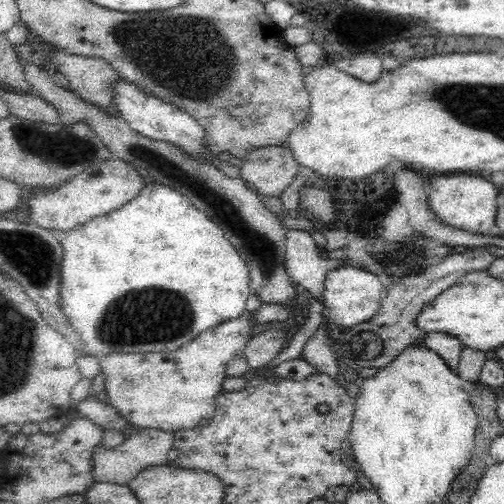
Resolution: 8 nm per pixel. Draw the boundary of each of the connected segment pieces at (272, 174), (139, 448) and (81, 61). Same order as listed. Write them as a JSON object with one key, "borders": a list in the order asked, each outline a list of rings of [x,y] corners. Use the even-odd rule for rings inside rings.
{"borders":[[[[288,146],[252,150],[243,160],[240,176],[256,194],[279,197],[298,175],[299,164]]],[[[155,428],[141,429],[139,433],[134,433],[124,442],[115,447],[106,447],[104,443],[96,445],[91,452],[91,473],[96,483],[114,483],[117,485],[128,485],[142,470],[152,466],[166,465],[168,462],[167,454],[173,446],[173,432],[163,431]]],[[[55,47],[52,48],[55,50],[53,62],[57,66],[60,75],[62,75],[62,80],[67,84],[68,89],[75,92],[84,102],[97,106],[100,110],[105,110],[112,102],[112,84],[120,78],[118,73],[102,59],[62,54]]]]}

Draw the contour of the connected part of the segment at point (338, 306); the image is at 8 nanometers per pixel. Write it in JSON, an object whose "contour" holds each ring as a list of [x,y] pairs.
{"contour":[[[342,266],[331,270],[325,276],[322,302],[330,308],[329,318],[332,322],[351,327],[372,318],[378,312],[387,291],[388,287],[382,285],[378,276],[372,271]]]}

